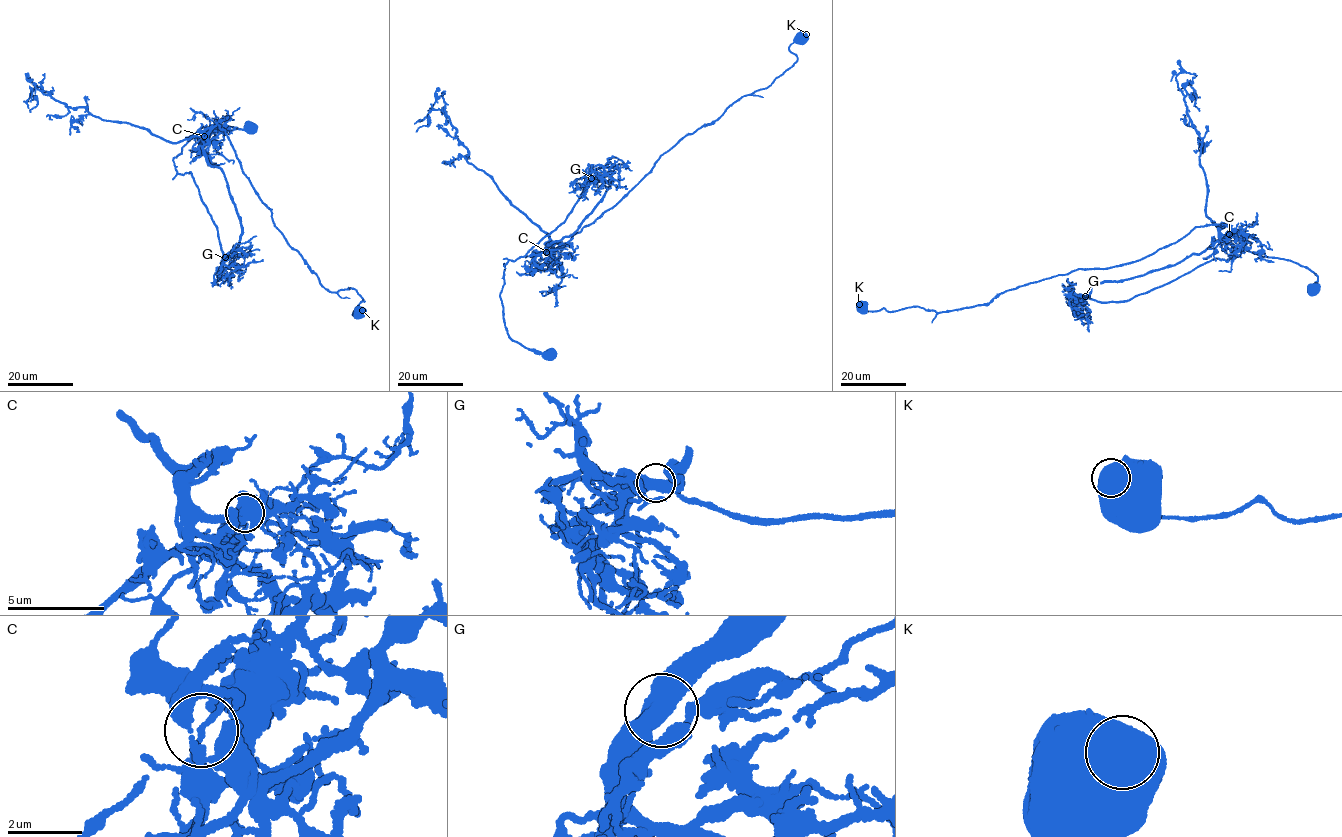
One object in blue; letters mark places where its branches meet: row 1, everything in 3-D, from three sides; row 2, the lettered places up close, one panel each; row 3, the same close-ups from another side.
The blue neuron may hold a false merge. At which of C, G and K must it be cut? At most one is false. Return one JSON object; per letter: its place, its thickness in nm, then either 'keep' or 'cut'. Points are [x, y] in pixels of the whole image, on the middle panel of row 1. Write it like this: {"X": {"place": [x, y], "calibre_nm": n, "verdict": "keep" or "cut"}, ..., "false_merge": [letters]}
{"C": {"place": [546, 252], "calibre_nm": 170, "verdict": "cut"}, "G": {"place": [591, 178], "calibre_nm": 550, "verdict": "keep"}, "K": {"place": [806, 34], "calibre_nm": 600, "verdict": "keep"}, "false_merge": ["C"]}

